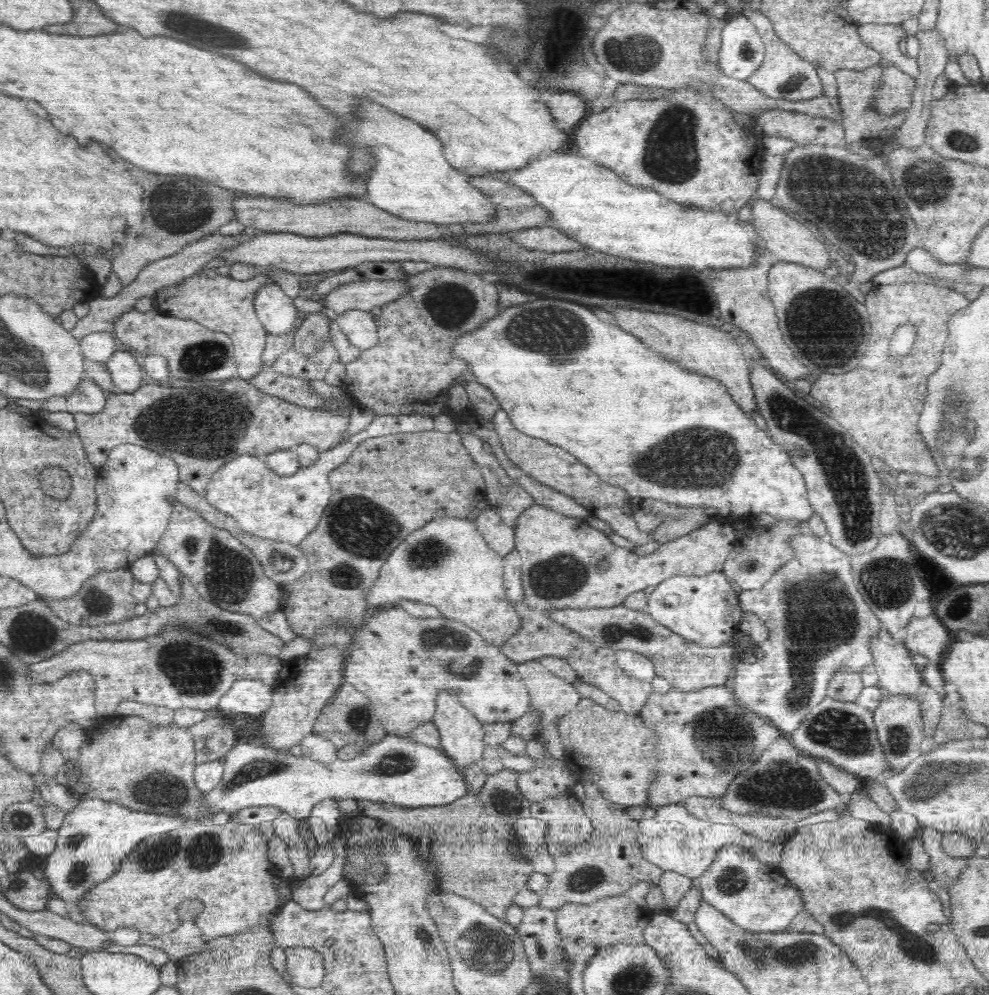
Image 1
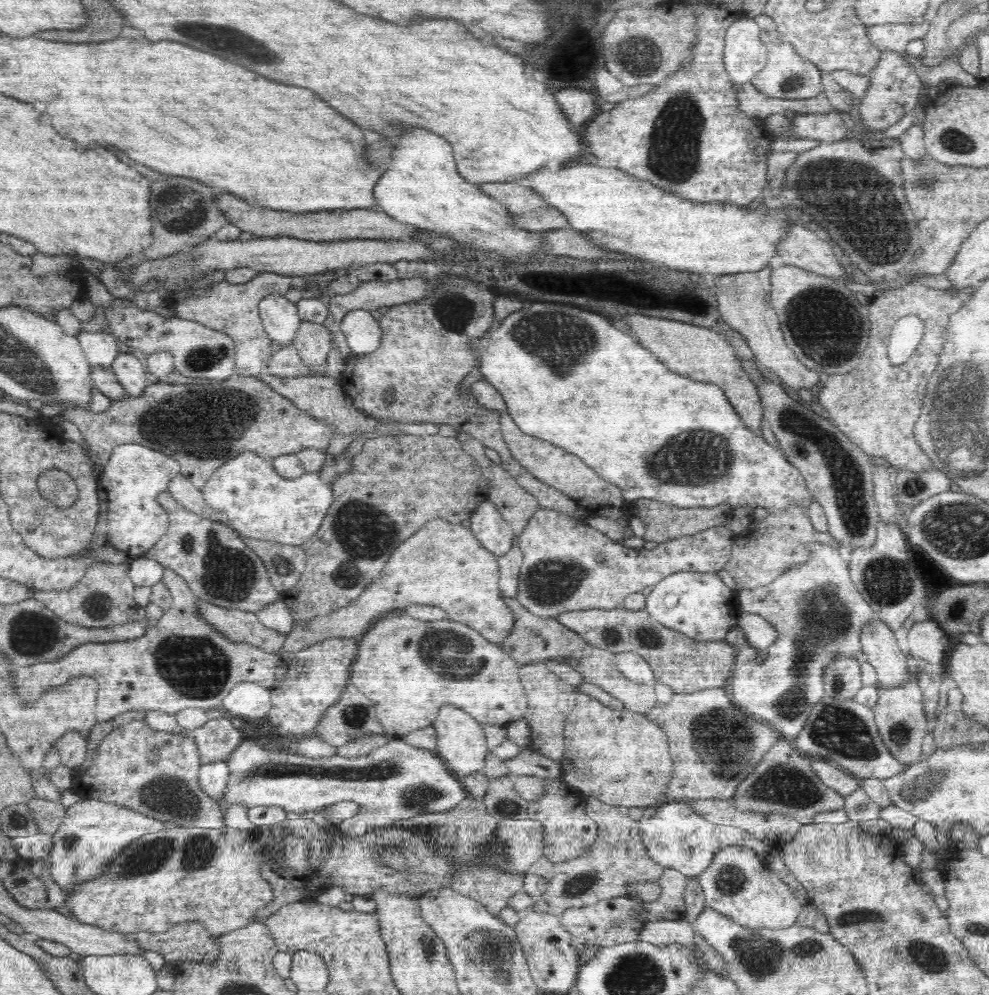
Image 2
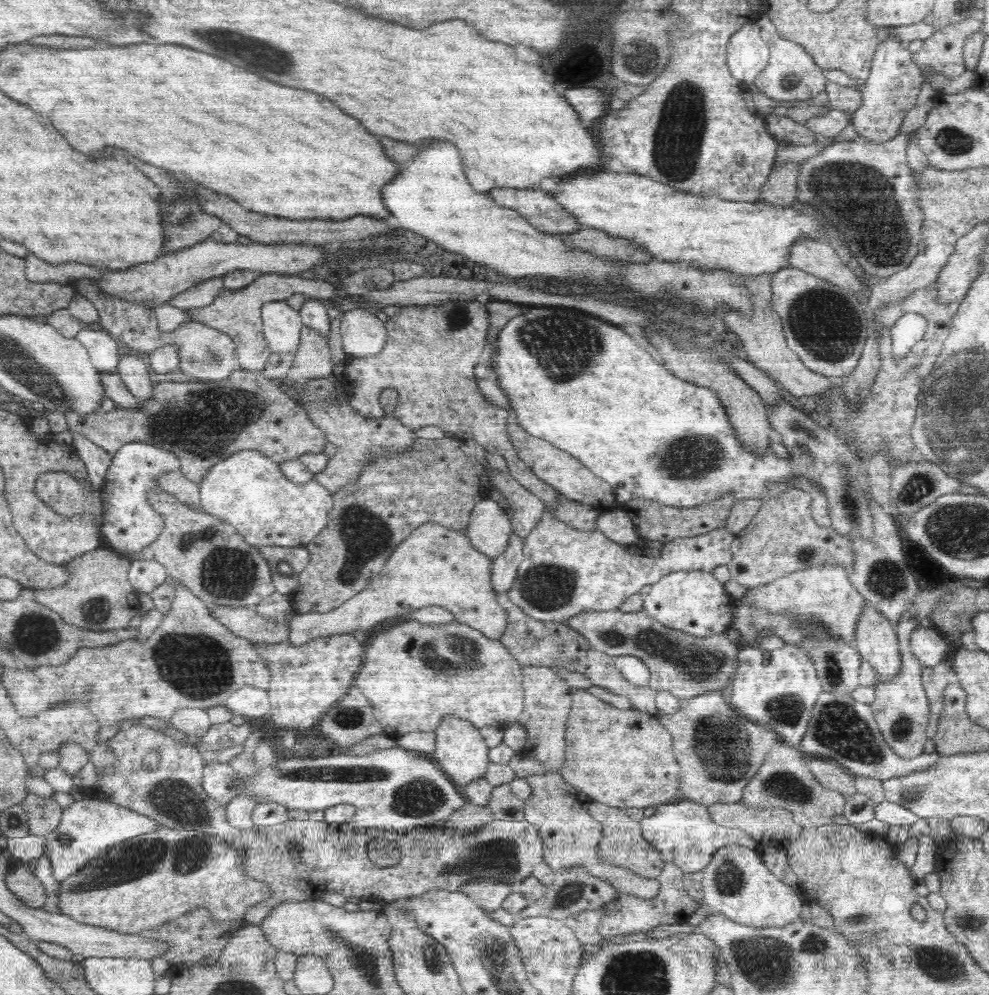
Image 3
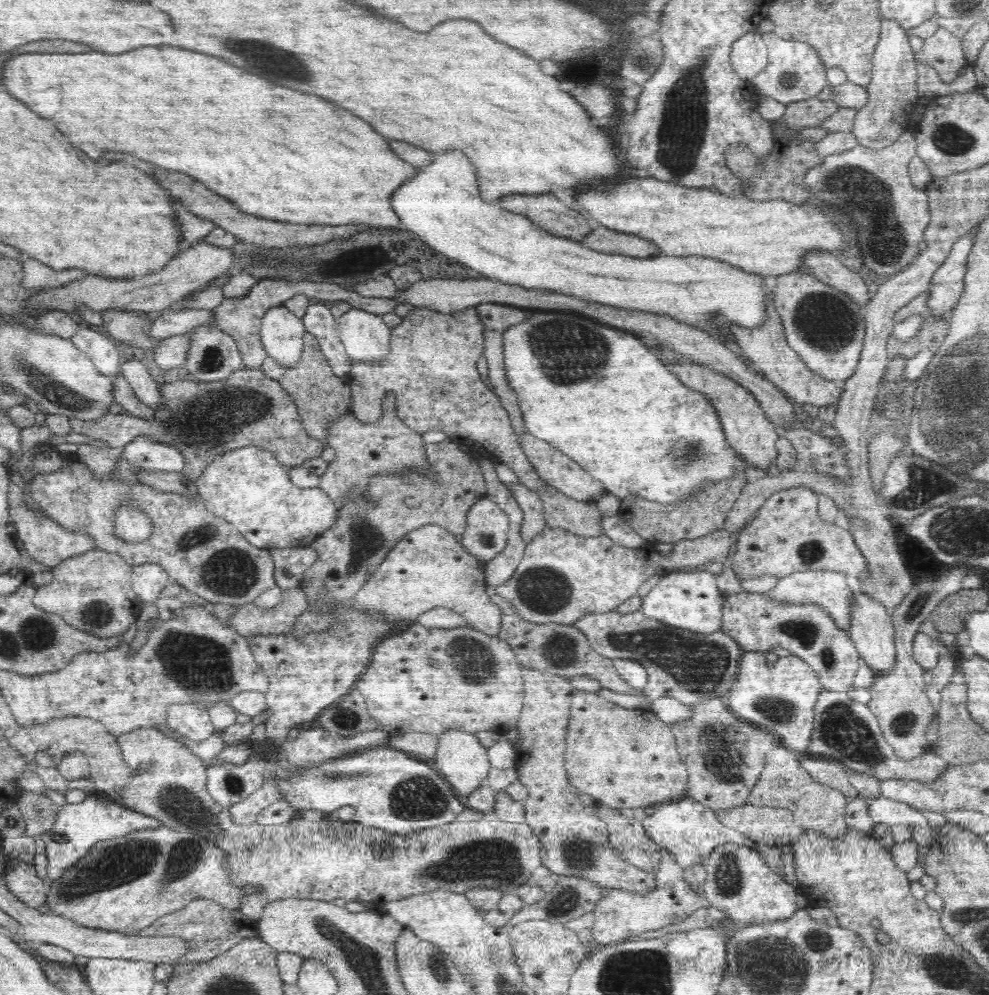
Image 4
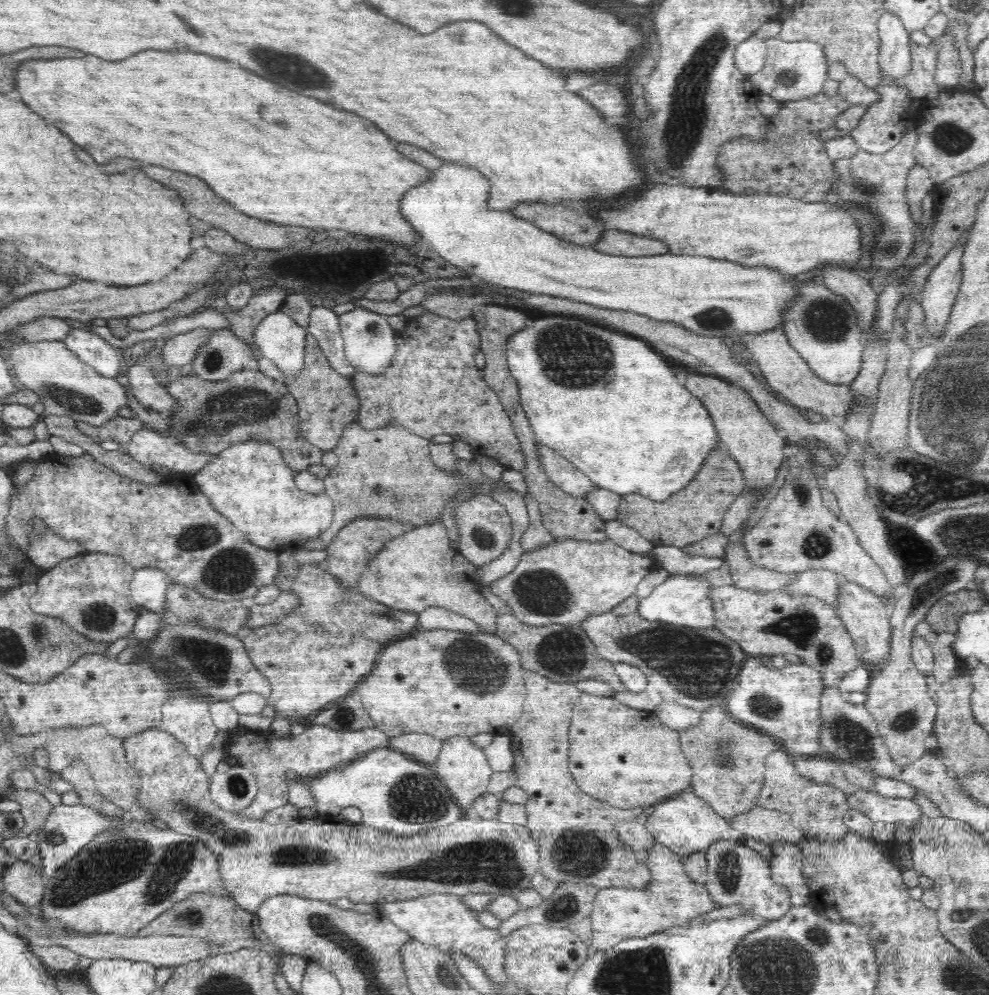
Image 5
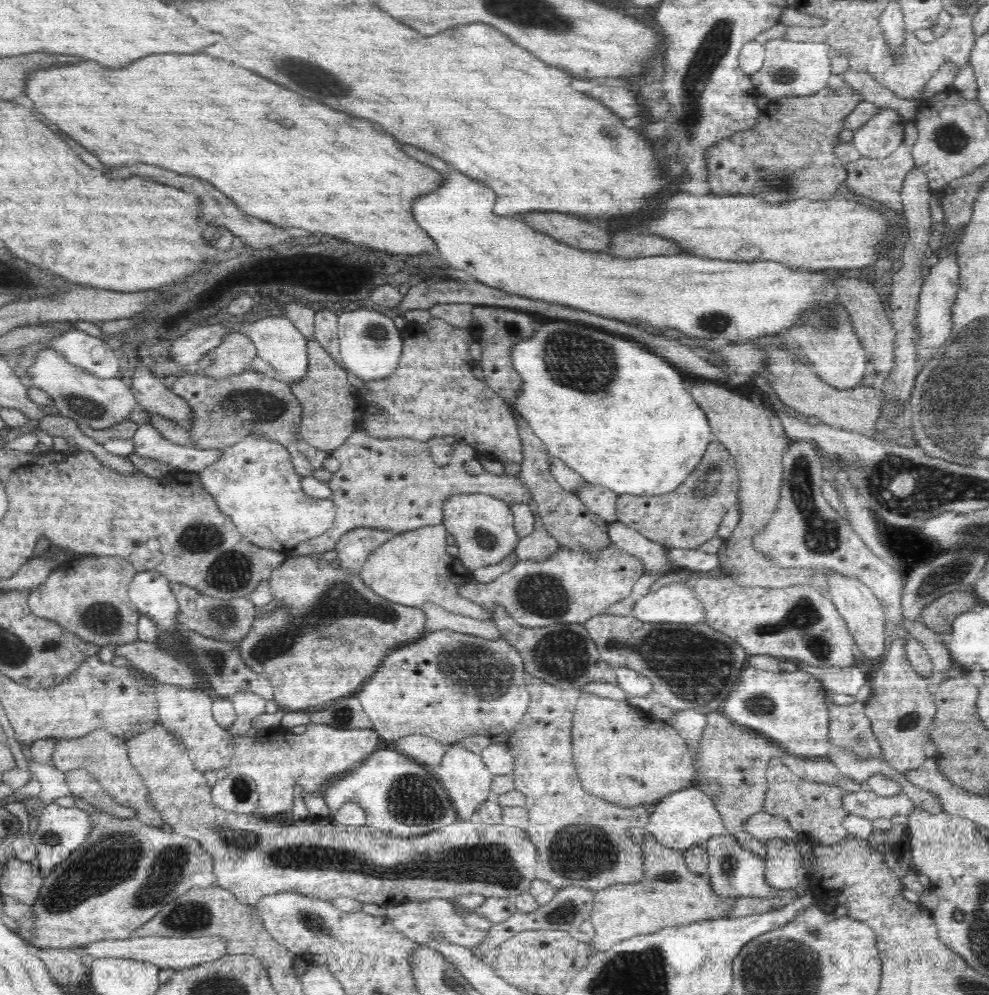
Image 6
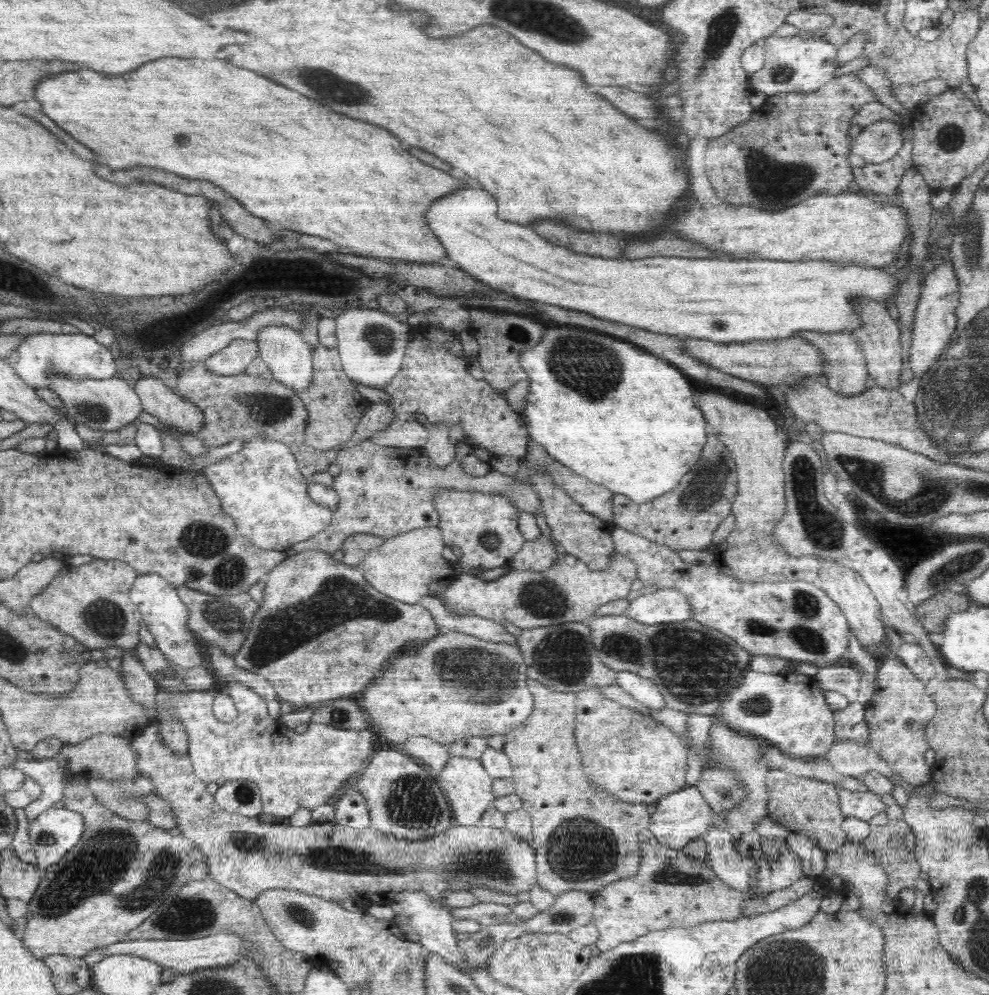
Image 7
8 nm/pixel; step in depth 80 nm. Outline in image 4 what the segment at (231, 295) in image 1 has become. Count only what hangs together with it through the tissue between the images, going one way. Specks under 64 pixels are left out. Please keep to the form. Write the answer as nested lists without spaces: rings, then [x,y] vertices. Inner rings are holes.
[[[260,279],[252,288],[248,294],[245,294],[242,298],[230,299],[224,297],[221,304],[211,310],[211,324],[218,327],[220,330],[226,332],[230,336],[233,336],[238,350],[241,352],[242,362],[244,367],[256,368],[256,366],[262,366],[262,362],[268,357],[264,345],[260,340],[260,328],[261,320],[264,313],[272,307],[282,305],[292,296],[297,294],[305,294],[308,297],[318,298],[318,300],[348,302],[352,308],[357,308],[370,314],[383,315],[387,312],[393,312],[393,308],[403,302],[399,300],[387,299],[387,298],[370,298],[360,296],[357,292],[347,291],[340,288],[337,284],[332,282],[290,282],[280,279]]]

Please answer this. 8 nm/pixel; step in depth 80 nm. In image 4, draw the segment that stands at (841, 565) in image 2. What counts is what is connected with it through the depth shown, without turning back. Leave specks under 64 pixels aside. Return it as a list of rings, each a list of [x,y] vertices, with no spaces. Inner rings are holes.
[[[813,570],[788,576],[779,577],[777,585],[765,592],[770,600],[778,603],[790,603],[798,605],[814,604],[826,611],[838,629],[849,633],[851,615],[853,614],[852,596],[858,591],[855,584],[850,584],[850,579],[842,572],[830,572],[830,570]],[[746,652],[741,657],[740,668],[734,686],[728,692],[729,709],[742,720],[748,722],[762,730],[771,731],[779,740],[783,747],[799,754],[808,752],[810,737],[813,731],[813,720],[815,719],[814,709],[820,691],[824,685],[810,667],[800,657],[790,654],[790,656],[778,657],[774,664],[768,664],[768,660],[762,652]]]

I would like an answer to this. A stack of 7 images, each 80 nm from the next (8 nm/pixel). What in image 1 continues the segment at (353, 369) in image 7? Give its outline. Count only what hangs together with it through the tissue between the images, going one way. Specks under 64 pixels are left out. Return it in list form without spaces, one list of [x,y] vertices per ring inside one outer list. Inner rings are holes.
[[[354,309],[343,312],[337,316],[336,324],[349,342],[361,351],[378,344],[377,324],[369,311]]]

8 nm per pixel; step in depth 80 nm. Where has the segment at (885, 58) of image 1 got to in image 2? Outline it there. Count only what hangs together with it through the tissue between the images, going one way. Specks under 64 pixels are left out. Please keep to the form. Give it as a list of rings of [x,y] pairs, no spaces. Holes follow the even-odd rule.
[[[913,23],[872,25],[867,27],[867,37],[880,51],[905,52],[906,45],[914,39],[921,39],[926,34],[926,24]]]

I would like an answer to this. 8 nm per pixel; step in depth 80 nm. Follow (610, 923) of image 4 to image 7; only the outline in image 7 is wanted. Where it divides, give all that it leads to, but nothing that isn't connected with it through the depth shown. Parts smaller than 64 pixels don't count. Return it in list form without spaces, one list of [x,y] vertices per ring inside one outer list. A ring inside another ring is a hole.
[[[649,828],[642,829],[639,832],[639,839],[640,866],[638,872],[634,876],[630,876],[630,878],[616,880],[592,895],[594,908],[591,922],[599,930],[599,937],[594,944],[594,946],[598,947],[598,950],[606,952],[617,947],[620,943],[647,935],[650,931],[690,928],[700,923],[717,920],[733,921],[744,917],[741,910],[744,908],[744,900],[750,895],[726,887],[709,867],[707,860],[702,864],[697,864],[697,860],[688,856],[683,849],[674,849],[661,845],[654,839]]]

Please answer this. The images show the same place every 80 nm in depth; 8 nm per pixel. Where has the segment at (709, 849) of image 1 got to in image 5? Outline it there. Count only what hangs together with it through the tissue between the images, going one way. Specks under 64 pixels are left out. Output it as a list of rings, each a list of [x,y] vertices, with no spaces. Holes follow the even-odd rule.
[[[690,789],[678,792],[674,798],[657,803],[654,812],[646,819],[644,825],[656,843],[673,850],[682,861],[694,852],[706,853],[718,840],[734,840],[744,845],[748,839],[744,834],[734,830],[722,816],[716,814],[711,806]]]

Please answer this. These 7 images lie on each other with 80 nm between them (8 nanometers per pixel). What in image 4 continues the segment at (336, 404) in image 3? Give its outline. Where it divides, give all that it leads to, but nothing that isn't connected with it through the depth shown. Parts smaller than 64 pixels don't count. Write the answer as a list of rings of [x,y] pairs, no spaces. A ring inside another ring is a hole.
[[[387,392],[382,399],[384,410],[382,418],[375,420],[373,423],[366,424],[358,420],[356,415],[350,413],[334,419],[327,426],[327,444],[334,448],[336,459],[329,463],[326,472],[319,476],[319,487],[334,501],[337,511],[345,502],[356,501],[360,504],[366,501],[368,481],[376,475],[393,475],[394,473],[412,471],[412,473],[418,473],[418,475],[426,475],[426,477],[437,479],[437,476],[433,476],[429,472],[427,456],[423,450],[424,438],[422,434],[414,432],[396,416],[396,400],[394,392]]]

